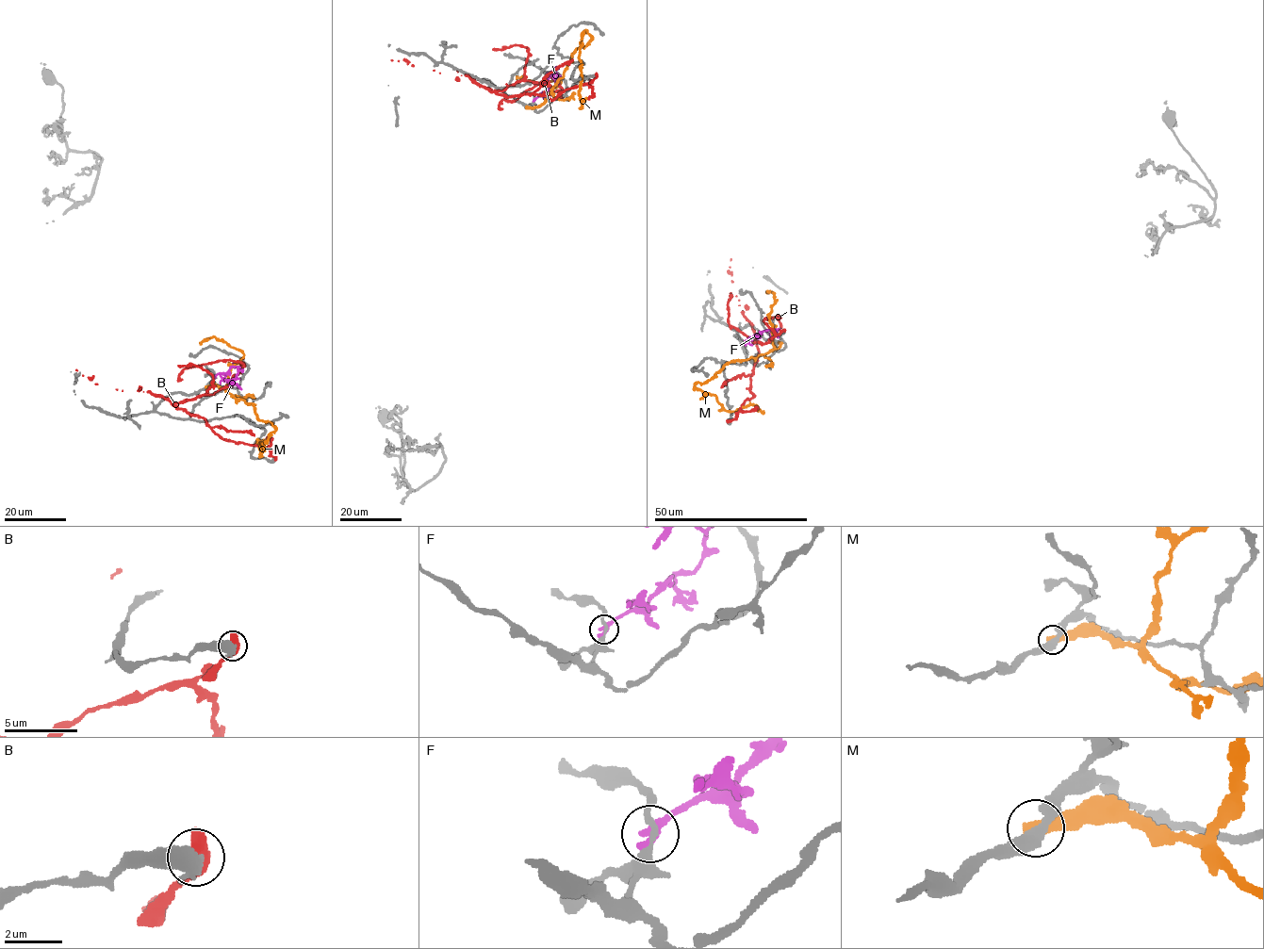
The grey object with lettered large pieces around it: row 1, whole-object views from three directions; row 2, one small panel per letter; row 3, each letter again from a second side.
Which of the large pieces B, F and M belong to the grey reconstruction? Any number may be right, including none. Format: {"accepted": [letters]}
{"accepted": []}

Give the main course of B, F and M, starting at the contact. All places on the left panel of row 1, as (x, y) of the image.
B: (275, 458), (266, 448), (221, 439), (202, 417), (174, 404), (230, 386), (243, 364), (186, 367), (181, 381)
F: (215, 378), (237, 367), (238, 373), (233, 382), (241, 389)
M: (205, 386), (224, 388), (270, 421), (275, 430), (260, 444), (261, 454), (257, 439), (256, 445)

